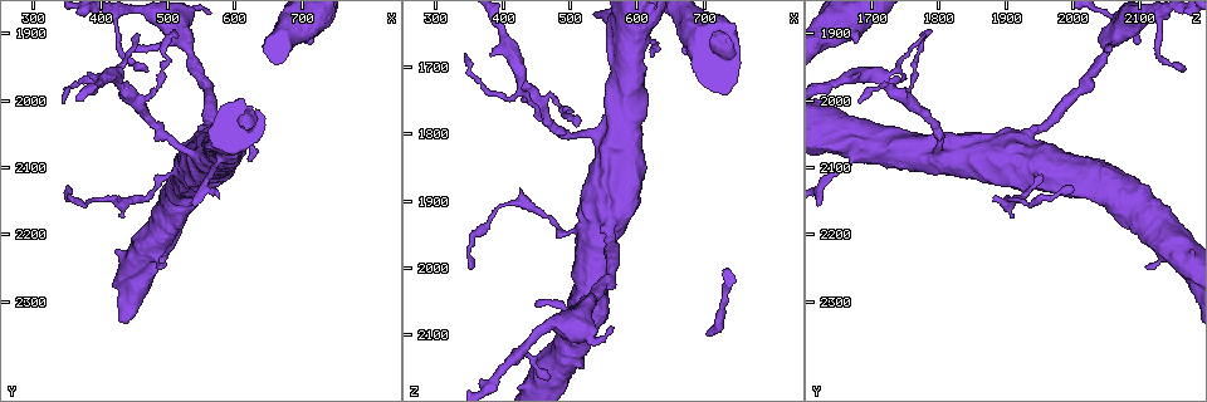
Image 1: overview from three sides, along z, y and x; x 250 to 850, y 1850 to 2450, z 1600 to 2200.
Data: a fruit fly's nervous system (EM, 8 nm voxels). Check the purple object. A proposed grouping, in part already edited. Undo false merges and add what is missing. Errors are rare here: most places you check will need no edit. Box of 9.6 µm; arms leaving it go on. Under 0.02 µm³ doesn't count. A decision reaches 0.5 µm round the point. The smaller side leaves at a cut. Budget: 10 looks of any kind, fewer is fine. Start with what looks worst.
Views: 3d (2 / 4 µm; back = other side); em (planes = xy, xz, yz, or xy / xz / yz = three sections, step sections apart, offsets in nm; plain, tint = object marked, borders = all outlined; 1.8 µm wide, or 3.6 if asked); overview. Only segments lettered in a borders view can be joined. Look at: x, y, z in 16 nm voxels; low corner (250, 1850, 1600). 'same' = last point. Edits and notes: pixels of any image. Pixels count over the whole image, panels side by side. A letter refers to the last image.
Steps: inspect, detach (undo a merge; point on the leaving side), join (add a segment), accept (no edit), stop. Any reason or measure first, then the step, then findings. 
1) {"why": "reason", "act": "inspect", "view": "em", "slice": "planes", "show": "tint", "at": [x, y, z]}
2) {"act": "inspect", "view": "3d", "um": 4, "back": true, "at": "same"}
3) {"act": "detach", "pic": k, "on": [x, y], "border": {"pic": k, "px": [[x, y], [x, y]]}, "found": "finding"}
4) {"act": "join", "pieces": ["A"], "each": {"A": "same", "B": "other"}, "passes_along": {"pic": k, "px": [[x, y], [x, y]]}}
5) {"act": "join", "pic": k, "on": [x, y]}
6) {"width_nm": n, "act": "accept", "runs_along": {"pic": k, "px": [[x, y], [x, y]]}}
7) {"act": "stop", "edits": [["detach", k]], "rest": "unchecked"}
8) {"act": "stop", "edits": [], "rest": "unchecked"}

{"why": "sudden change in width", "act": "inspect", "view": "em", "um": 3.6, "slice": "planes", "show": "plain", "at": [560, 2045, 1935]}

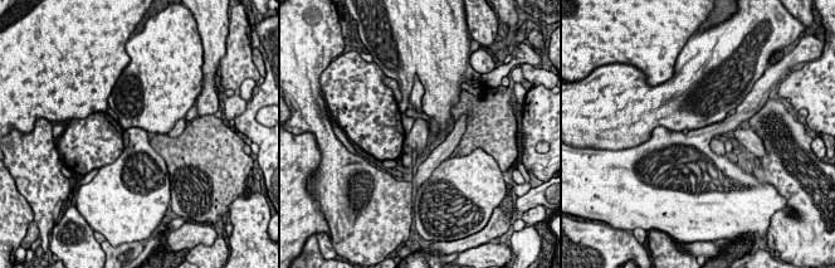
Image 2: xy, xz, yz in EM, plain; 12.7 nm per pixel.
{"act": "inspect", "view": "em", "um": 3.6, "slice": "planes", "show": "tint", "at": "same"}

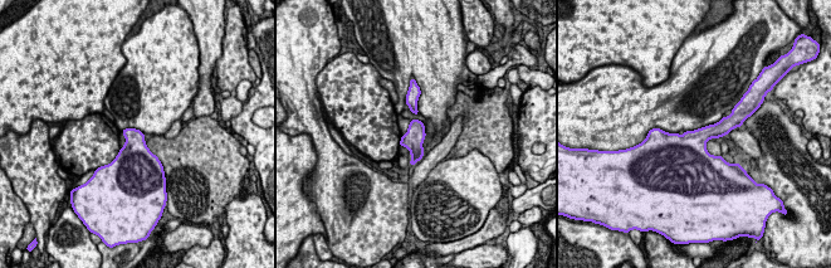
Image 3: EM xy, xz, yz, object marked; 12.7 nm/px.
{"act": "inspect", "view": "em", "um": 3.6, "slice": "planes", "show": "borders", "at": "same"}

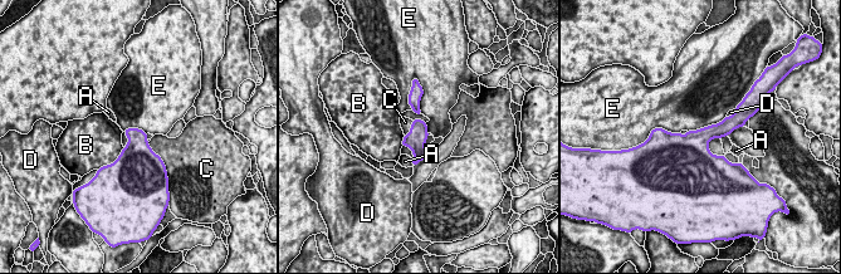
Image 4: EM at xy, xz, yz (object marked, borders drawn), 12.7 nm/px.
{"act": "accept", "each": {"A": "other", "B": "other", "C": "other", "D": "other", "E": "other"}, "border": {"pic": 4, "px": [[725, 116], [719, 122], [688, 132]]}, "found": "continuous, no second neuron"}

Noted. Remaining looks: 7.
{"why": "thick end", "act": "inspect", "view": "em", "slice": "planes", "show": "tint", "at": [495, 2250, 2110]}

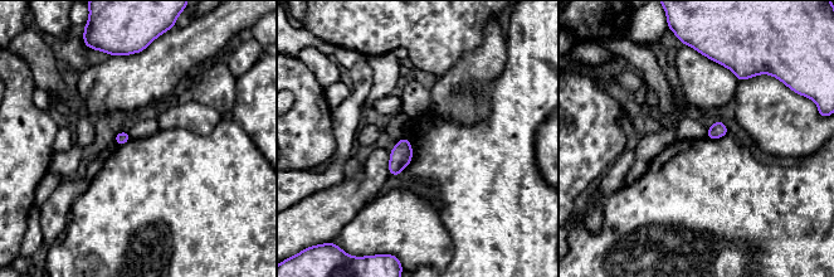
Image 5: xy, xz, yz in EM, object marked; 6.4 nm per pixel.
{"act": "inspect", "view": "em", "slice": "planes", "show": "borders", "at": "same"}

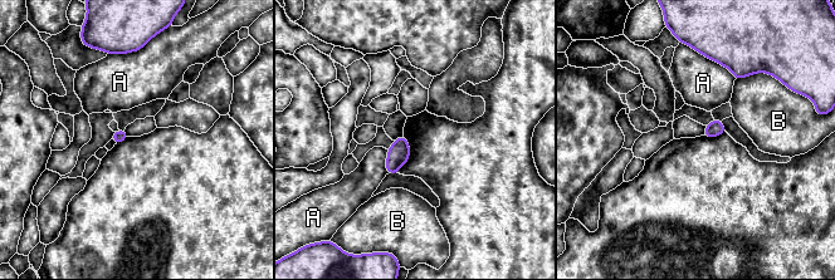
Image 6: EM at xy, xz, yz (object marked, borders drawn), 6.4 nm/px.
{"act": "accept", "each": {"A": "other", "B": "other"}, "border": {"pic": 6, "px": [[699, 53], [724, 65], [736, 78]]}, "found": "none of them fits"}

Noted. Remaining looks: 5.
{"why": "abrupt turn", "act": "inspect", "view": "3d", "um": 4, "back": true, "at": [715, 1885, 1680]}

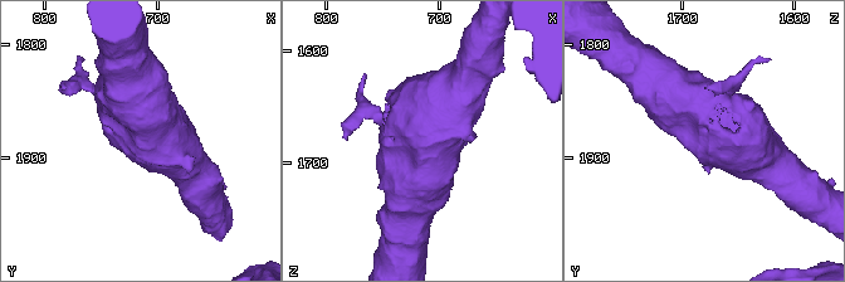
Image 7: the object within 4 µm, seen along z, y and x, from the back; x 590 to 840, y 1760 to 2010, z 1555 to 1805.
{"why": "now the EM", "act": "inspect", "view": "em", "um": 3.6, "slice": "planes", "show": "borders", "at": [712, 1890, 1678]}

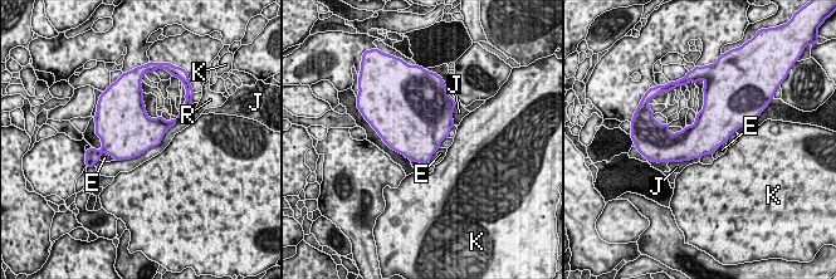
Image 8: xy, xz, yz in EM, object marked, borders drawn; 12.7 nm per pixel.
{"act": "accept", "each": {"E": "other", "J": "other", "K": "other", "R": "other"}, "border": {"pic": 8, "px": [[179, 117], [157, 145], [115, 161]]}, "found": "one neuron here"}

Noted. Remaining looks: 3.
{"why": "tapers out", "act": "inspect", "view": "3d", "um": 4, "back": true, "at": [470, 1955, 2160]}

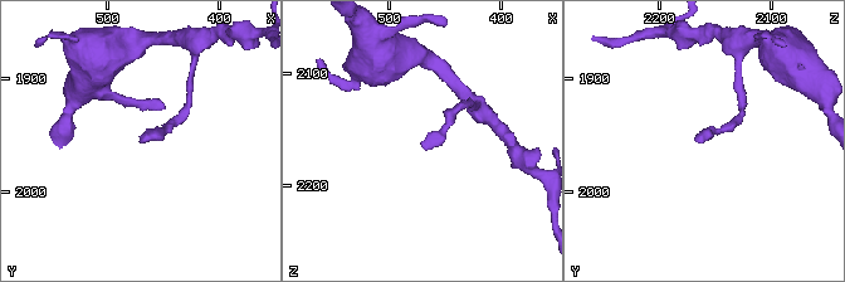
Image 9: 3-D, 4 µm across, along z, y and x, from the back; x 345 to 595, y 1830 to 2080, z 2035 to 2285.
{"why": "need the tissue", "act": "inspect", "view": "em", "slice": "xz", "step": 4, "show": "borders", "at": [470, 1956, 2164]}

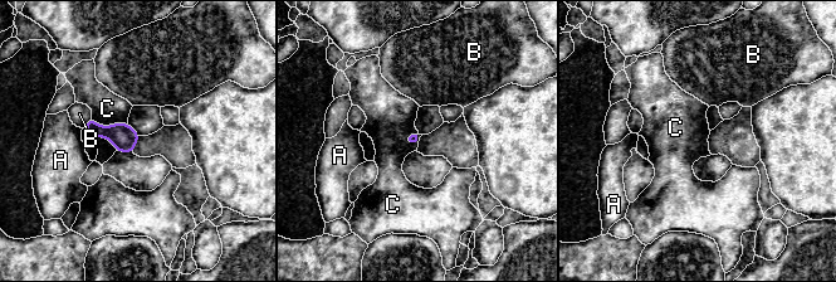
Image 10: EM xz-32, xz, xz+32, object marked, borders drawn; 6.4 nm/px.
{"why": "cut it another way", "act": "inspect", "view": "em", "slice": "planes", "show": "borders", "at": "same"}

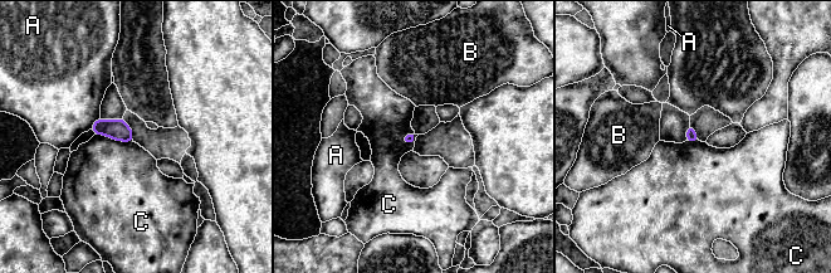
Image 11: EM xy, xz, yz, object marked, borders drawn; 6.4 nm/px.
{"longest_contact_nm": ["C", 260], "act": "accept", "each": {"A": "other", "B": "other", "C": "other"}, "border": {"pic": 11, "px": [[94, 133], [132, 141]]}, "found": "none of them fits"}

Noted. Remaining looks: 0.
{"act": "stop", "edits": [], "rest": "unchecked"}

